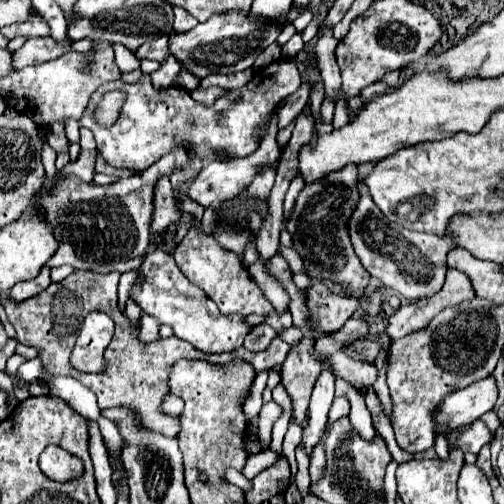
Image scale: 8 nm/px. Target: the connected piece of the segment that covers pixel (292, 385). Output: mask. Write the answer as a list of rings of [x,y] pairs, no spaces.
[[[304,338],[298,346],[292,348],[286,362],[282,364],[282,384],[292,400],[294,422],[298,426],[302,426],[306,420],[310,394],[314,390],[318,376],[322,374],[322,364],[315,363],[315,359],[311,359],[309,355],[309,350],[313,346],[312,338]]]

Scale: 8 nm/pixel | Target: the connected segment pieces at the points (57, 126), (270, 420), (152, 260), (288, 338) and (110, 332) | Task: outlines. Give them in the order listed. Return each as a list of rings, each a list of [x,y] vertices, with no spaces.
[[[55,121],[48,127],[47,142],[57,153],[66,151],[69,143],[65,133],[60,132],[65,132],[61,122]]]
[[[270,400],[268,404],[262,406],[262,412],[260,412],[260,442],[262,442],[264,448],[270,444],[272,424],[278,420],[280,414],[282,414],[282,408],[274,400]]]
[[[164,250],[148,252],[142,266],[138,268],[138,278],[132,284],[128,298],[134,300],[144,312],[156,316],[160,324],[170,324],[174,328],[176,338],[190,342],[194,348],[206,354],[232,352],[240,348],[244,336],[252,330],[252,326],[244,324],[244,318],[240,314],[222,316],[218,306],[206,296],[206,292],[188,282],[188,278],[176,266],[172,254]]]
[[[294,325],[278,334],[277,337],[282,338],[289,345],[297,344],[302,338],[302,332]]]
[[[90,312],[82,324],[80,336],[70,356],[72,368],[87,373],[104,371],[104,350],[114,335],[114,328],[115,324],[107,314]]]

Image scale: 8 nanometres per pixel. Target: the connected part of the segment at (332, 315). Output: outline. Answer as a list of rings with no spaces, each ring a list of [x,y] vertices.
[[[316,282],[306,292],[306,298],[308,298],[310,310],[320,310],[318,318],[312,316],[316,328],[326,333],[340,330],[346,324],[346,320],[354,314],[354,308],[358,308],[356,298],[348,298],[344,294],[332,292],[330,288],[326,288],[320,282]]]

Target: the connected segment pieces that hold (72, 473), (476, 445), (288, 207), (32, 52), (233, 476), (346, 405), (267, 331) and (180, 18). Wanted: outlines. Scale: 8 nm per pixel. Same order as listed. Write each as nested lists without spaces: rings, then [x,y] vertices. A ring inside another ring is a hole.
[[[50,446],[40,454],[40,470],[56,482],[74,480],[80,474],[80,468],[82,464],[60,446]]]
[[[476,420],[476,422],[470,424],[468,428],[462,428],[462,430],[460,430],[458,438],[450,442],[450,448],[460,448],[462,452],[470,450],[470,452],[478,454],[480,448],[482,448],[484,444],[488,444],[488,442],[492,442],[492,434],[490,434],[488,428],[484,426],[484,422]]]
[[[295,176],[292,180],[284,199],[283,204],[283,228],[286,228],[286,223],[288,221],[289,215],[294,207],[296,198],[299,192],[304,188],[304,180],[301,176]]]
[[[28,38],[26,44],[14,52],[12,70],[22,70],[26,66],[42,64],[48,60],[56,60],[70,52],[70,42],[58,42],[54,38]]]
[[[228,468],[228,470],[224,470],[224,476],[226,476],[226,480],[230,480],[230,482],[232,482],[232,484],[236,484],[238,488],[242,488],[244,492],[246,492],[246,490],[250,490],[250,480],[246,480],[238,470]]]
[[[336,398],[334,400],[334,404],[332,404],[332,408],[330,408],[330,414],[328,414],[328,424],[332,424],[334,420],[338,420],[340,416],[348,416],[348,412],[350,412],[350,402],[346,400],[346,398]]]
[[[260,324],[260,326],[254,326],[254,330],[246,336],[244,348],[250,352],[262,352],[270,346],[274,338],[276,338],[276,330],[270,328],[268,324]]]
[[[174,8],[174,32],[184,32],[190,30],[198,24],[198,20],[194,20],[188,12],[184,12],[182,8]]]

